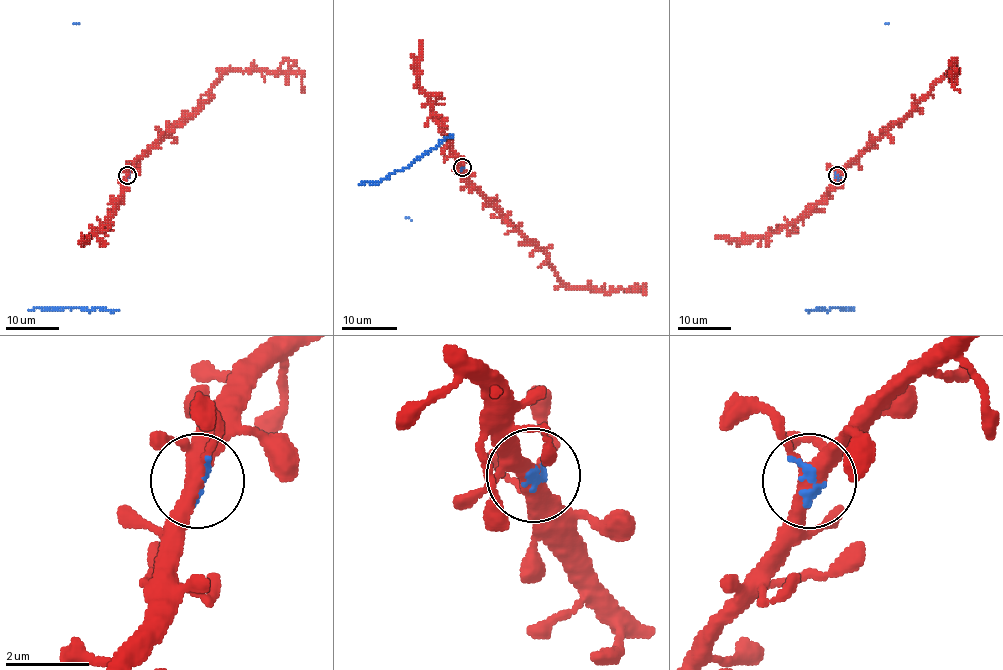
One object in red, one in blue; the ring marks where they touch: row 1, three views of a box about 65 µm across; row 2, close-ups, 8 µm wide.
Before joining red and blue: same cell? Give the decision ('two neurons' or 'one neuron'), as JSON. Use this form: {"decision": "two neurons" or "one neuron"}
{"decision": "one neuron"}

